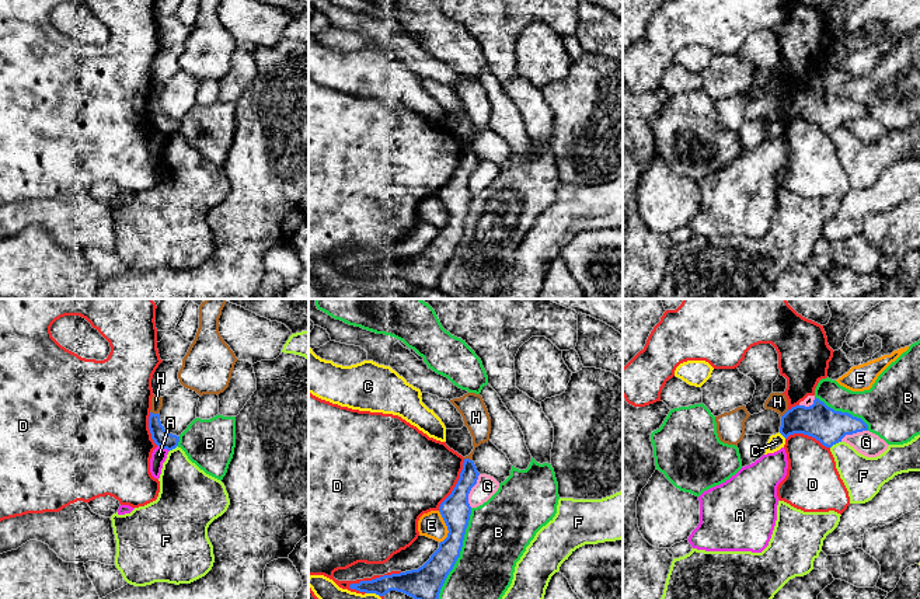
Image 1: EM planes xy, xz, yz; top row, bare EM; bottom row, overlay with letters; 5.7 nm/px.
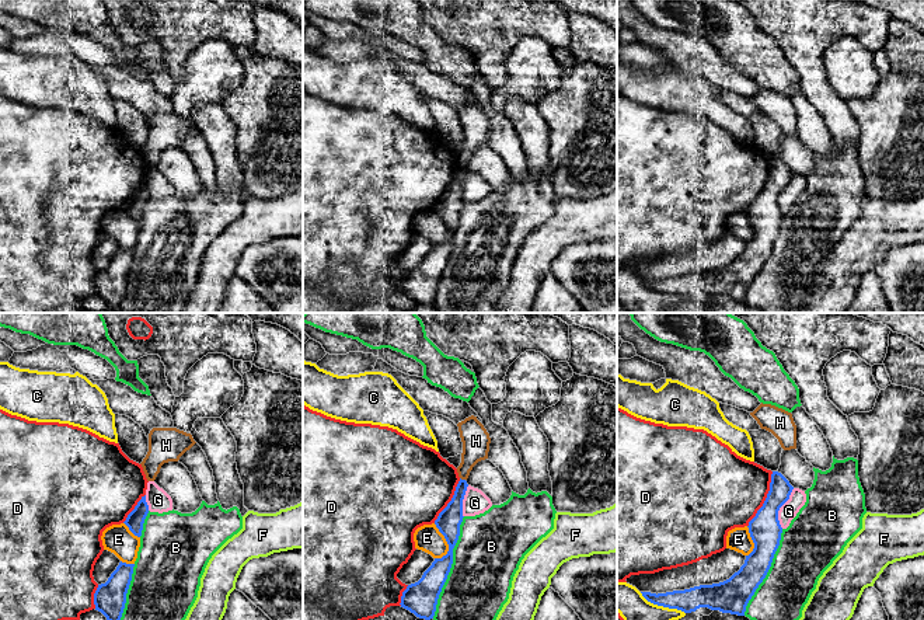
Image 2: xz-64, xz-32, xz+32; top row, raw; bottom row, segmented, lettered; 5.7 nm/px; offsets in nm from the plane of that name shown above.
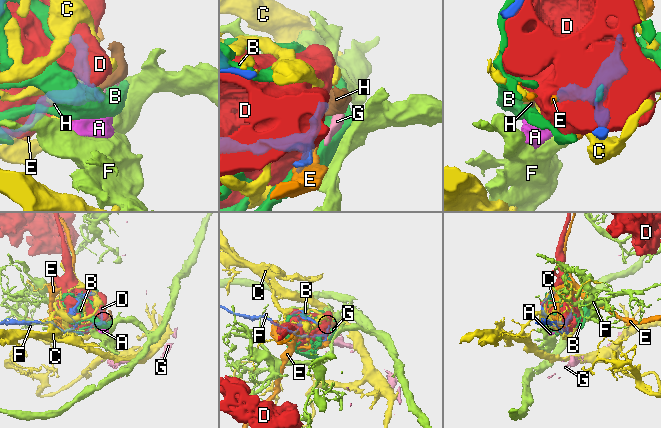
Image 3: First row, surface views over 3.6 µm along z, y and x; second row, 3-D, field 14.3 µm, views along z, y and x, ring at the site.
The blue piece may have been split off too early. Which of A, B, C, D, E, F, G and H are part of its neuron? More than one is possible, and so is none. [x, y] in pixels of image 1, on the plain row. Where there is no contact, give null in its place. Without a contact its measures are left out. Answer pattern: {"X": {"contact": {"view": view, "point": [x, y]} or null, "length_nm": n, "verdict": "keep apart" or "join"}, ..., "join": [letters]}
{"A": {"contact": {"view": "xy", "point": [163, 132]}, "length_nm": 80, "verdict": "keep apart"}, "B": {"contact": {"view": "xz", "point": [459, 240]}, "length_nm": 550, "verdict": "keep apart"}, "C": {"contact": {"view": "yz", "point": [783, 121]}, "length_nm": 60, "verdict": "keep apart"}, "D": {"contact": {"view": "xz", "point": [373, 265]}, "length_nm": 320, "verdict": "keep apart"}, "E": {"contact": {"view": "xz", "point": [448, 213]}, "length_nm": 190, "verdict": "keep apart"}, "F": {"contact": {"view": "yz", "point": [835, 129]}, "length_nm": 80, "verdict": "keep apart"}, "G": {"contact": {"view": "xz", "point": [470, 176]}, "length_nm": 200, "verdict": "keep apart"}, "H": {"contact": {"view": "xy", "point": [154, 100]}, "length_nm": 50, "verdict": "keep apart"}, "join": []}

